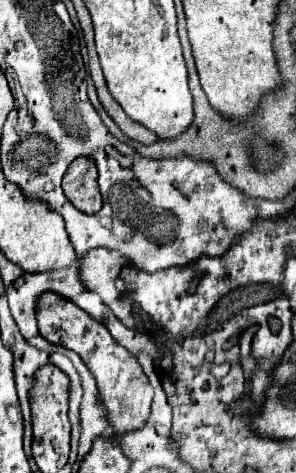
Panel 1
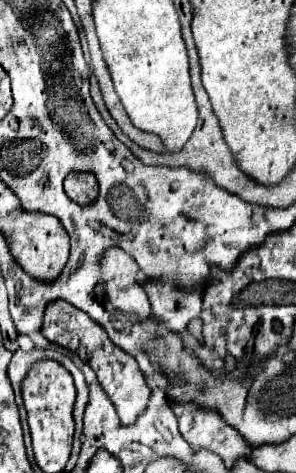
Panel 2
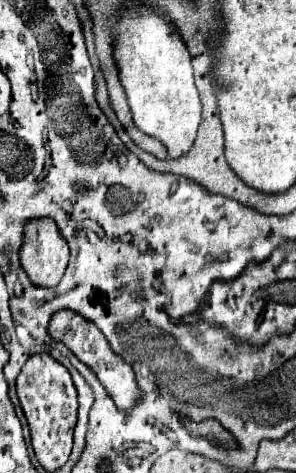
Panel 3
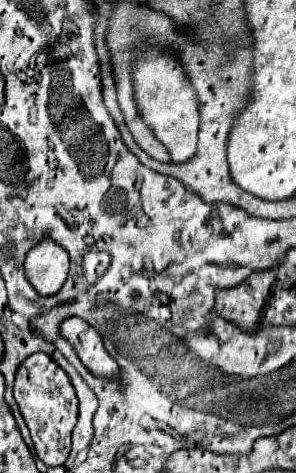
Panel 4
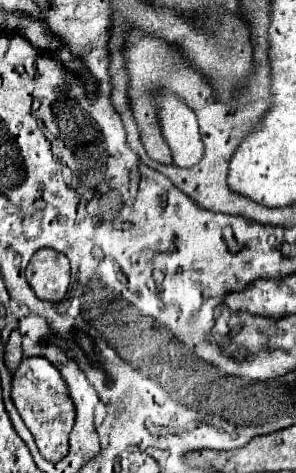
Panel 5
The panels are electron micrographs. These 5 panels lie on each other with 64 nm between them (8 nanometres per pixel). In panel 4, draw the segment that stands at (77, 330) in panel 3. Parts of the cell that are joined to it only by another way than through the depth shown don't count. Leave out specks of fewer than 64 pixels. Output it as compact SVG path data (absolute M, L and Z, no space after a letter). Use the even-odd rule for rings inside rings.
M66 318L60 322L58 332L62 338L66 338L78 358L82 360L82 364L100 378L110 378L110 380L118 380L122 374L122 368L118 366L118 362L106 352L104 348L104 340L102 336L82 318Z

